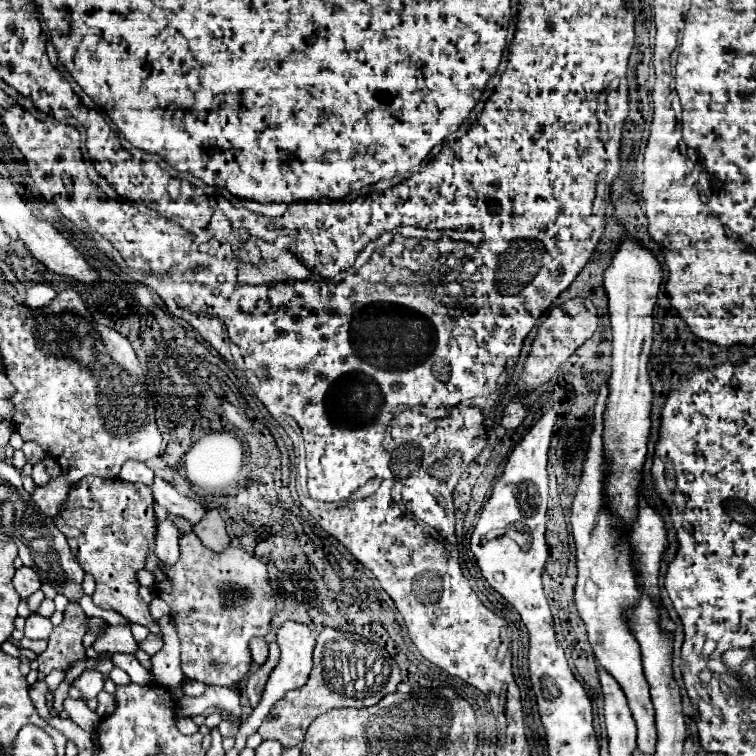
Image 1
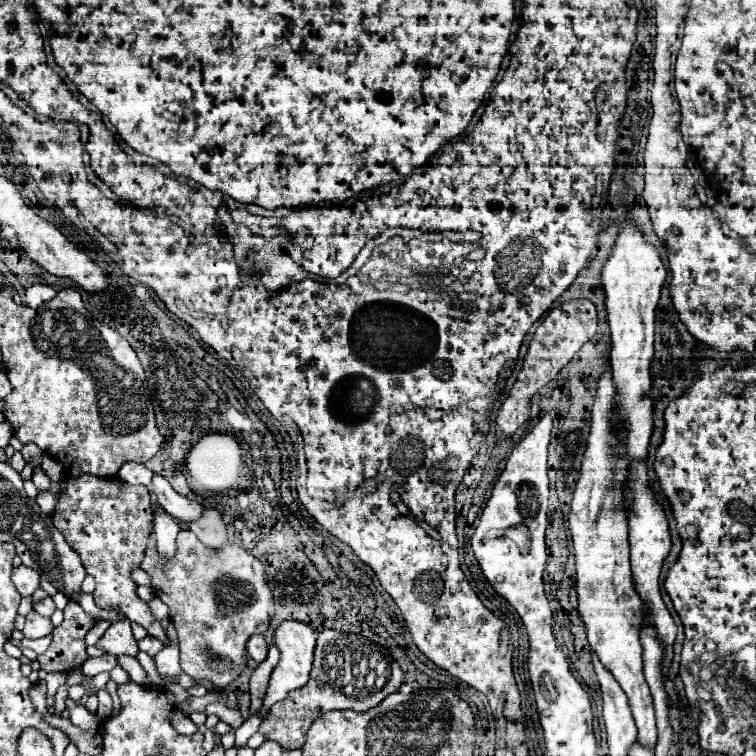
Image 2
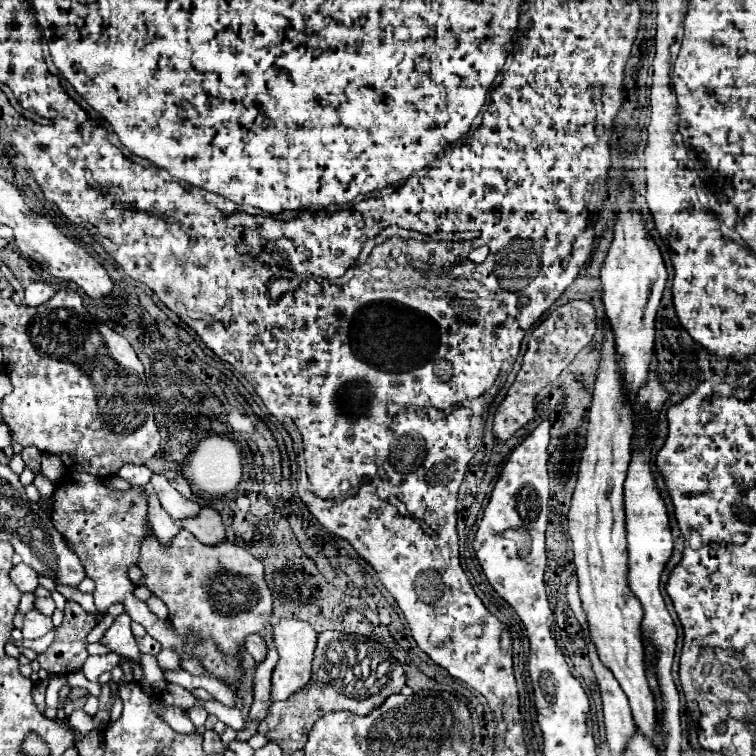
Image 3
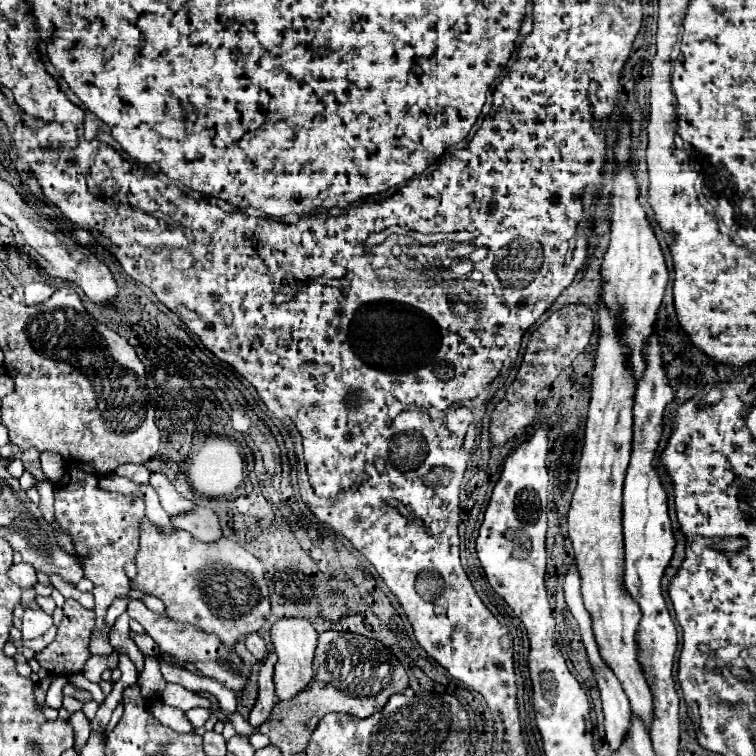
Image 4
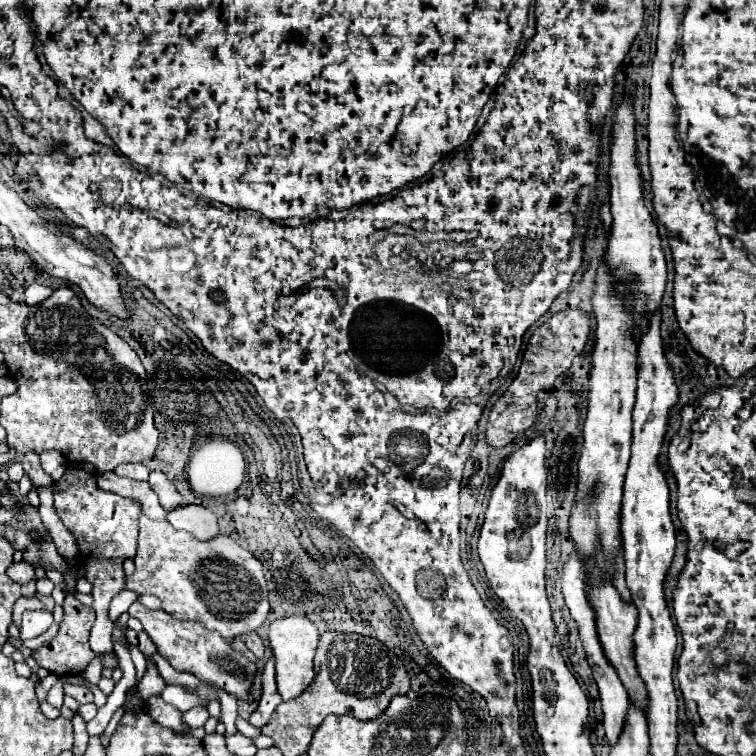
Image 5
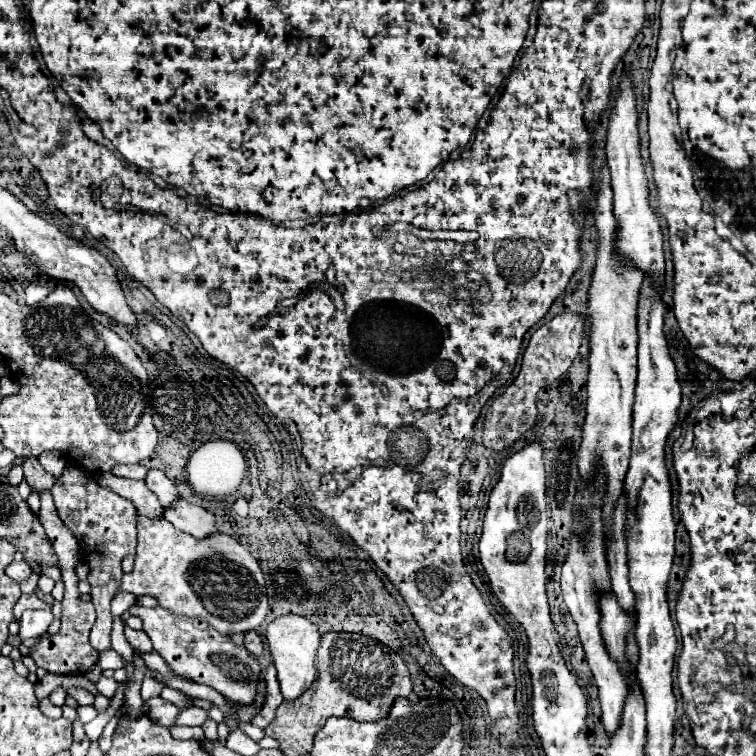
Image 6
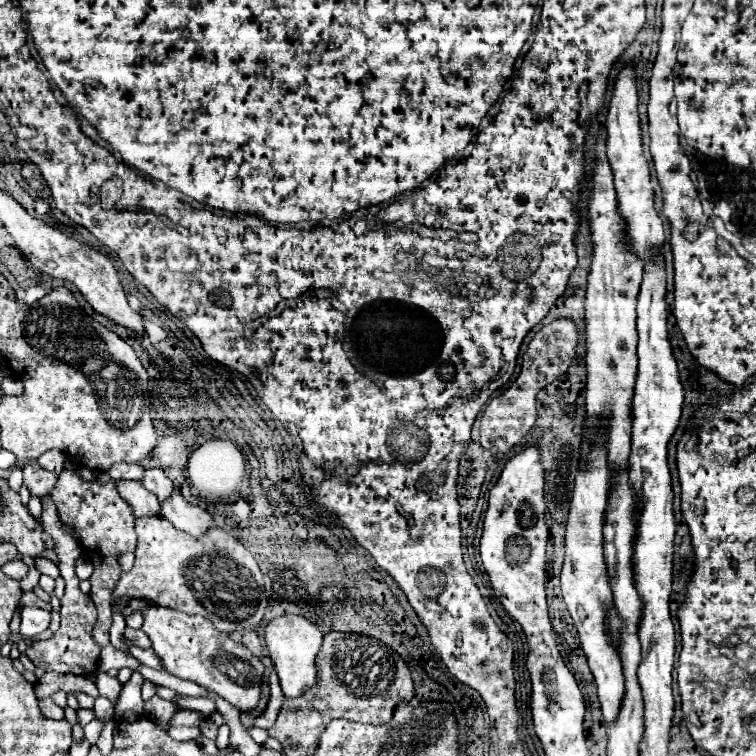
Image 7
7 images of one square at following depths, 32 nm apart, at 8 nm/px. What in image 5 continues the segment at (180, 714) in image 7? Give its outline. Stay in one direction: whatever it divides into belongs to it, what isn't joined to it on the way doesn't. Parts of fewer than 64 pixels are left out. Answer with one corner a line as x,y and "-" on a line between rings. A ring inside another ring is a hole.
198,706
198,708
192,708
192,710
188,710
188,712
184,712
182,714
182,718
184,718
184,722
190,726
190,728
200,728
200,726
204,726
204,722
208,720
208,710
206,708
202,708
202,706

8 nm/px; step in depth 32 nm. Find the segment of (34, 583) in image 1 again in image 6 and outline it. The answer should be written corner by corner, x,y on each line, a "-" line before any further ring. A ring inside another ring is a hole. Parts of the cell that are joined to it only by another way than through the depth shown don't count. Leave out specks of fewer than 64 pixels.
22,560
22,562
12,562
8,568
6,568
6,574
16,580
16,582
24,582
26,578
30,578
32,574
32,568

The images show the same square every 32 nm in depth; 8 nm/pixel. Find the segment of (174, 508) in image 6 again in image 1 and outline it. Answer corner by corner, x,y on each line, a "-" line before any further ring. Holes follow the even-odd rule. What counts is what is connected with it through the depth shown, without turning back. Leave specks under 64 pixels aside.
208,510
204,520
192,526
192,532
202,540
206,548
214,552
224,552
224,548
230,546
230,536
218,510

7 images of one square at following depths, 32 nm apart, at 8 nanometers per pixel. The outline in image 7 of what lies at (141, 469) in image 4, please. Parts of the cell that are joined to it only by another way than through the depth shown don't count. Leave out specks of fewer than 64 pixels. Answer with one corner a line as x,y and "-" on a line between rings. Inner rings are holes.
120,462
120,464
114,464
108,474
116,480
142,480
144,476
144,468
140,464
126,464
126,462

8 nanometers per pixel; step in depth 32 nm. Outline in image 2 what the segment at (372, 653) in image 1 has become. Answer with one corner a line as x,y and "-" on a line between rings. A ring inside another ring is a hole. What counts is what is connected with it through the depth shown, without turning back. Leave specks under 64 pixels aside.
326,628
318,634
314,668
310,672
308,684
290,692
286,700
276,702
270,708
268,716
260,724
260,734
266,740
280,742
280,746
286,750
300,748
304,744
304,736
310,724
324,712
344,708
364,712
382,702
388,694
396,692
402,682
404,676
398,662
384,646
370,642
360,634
346,634

